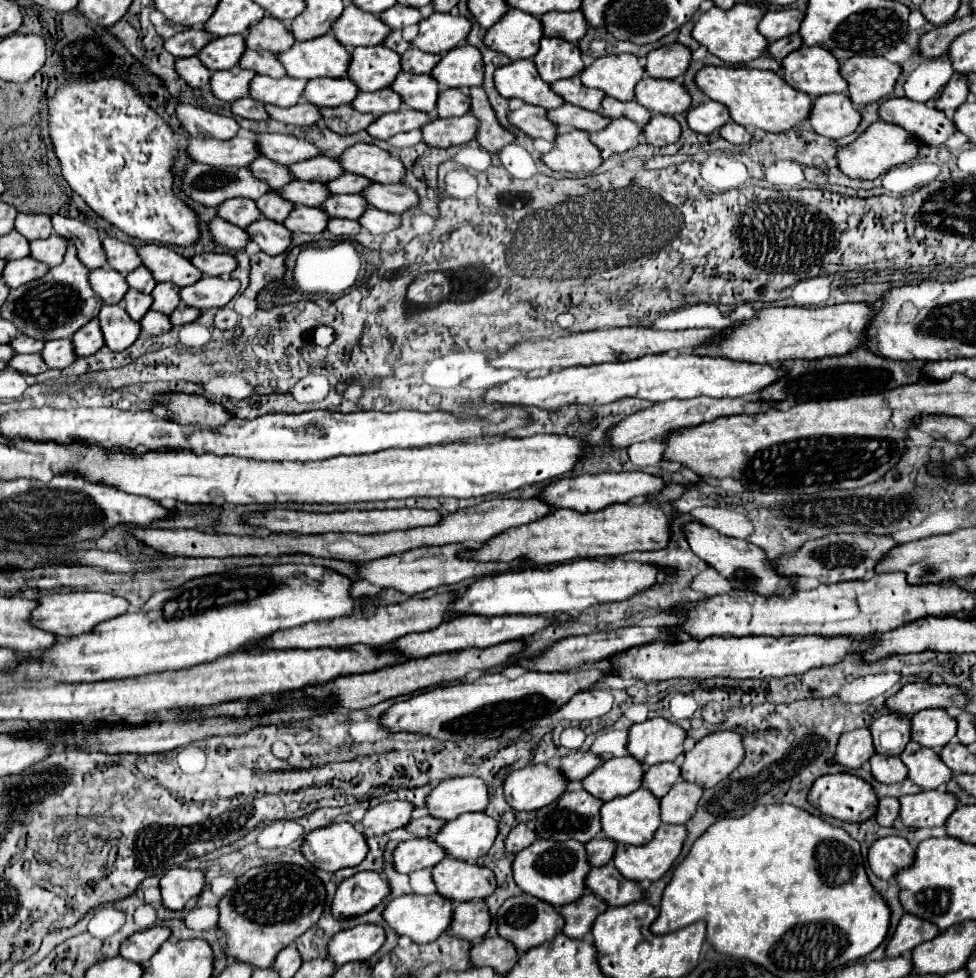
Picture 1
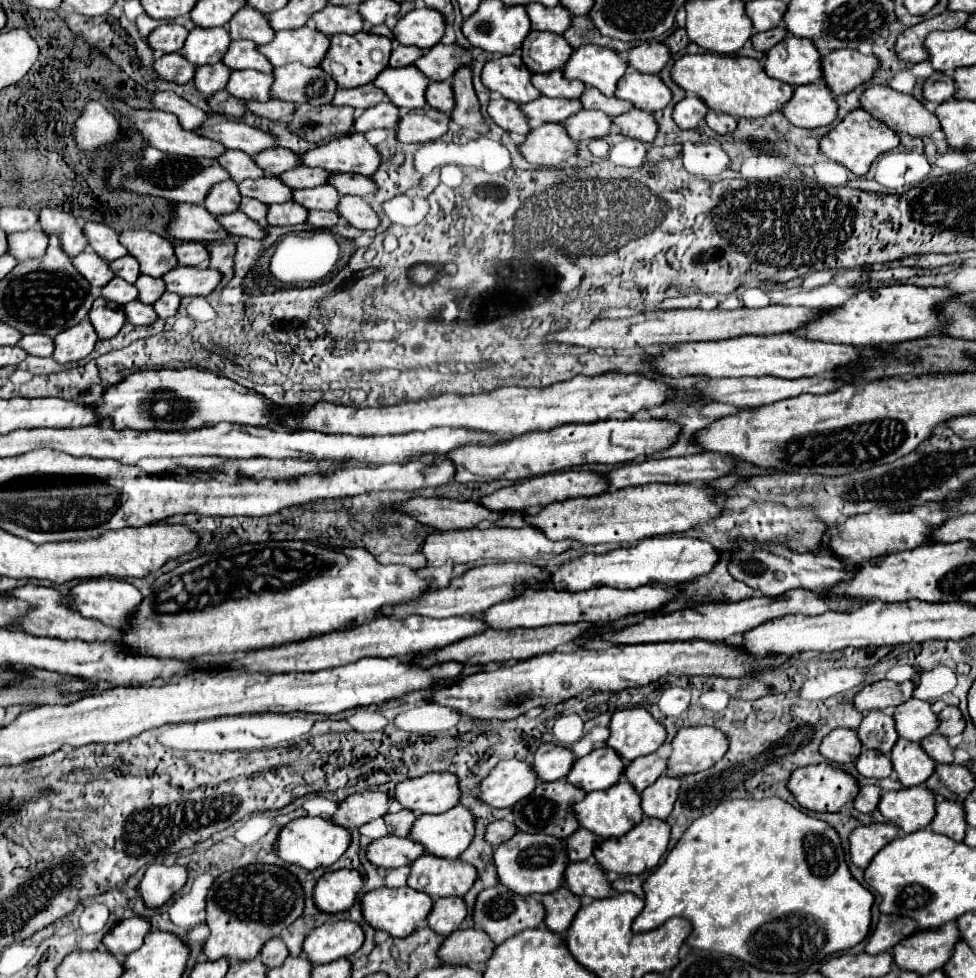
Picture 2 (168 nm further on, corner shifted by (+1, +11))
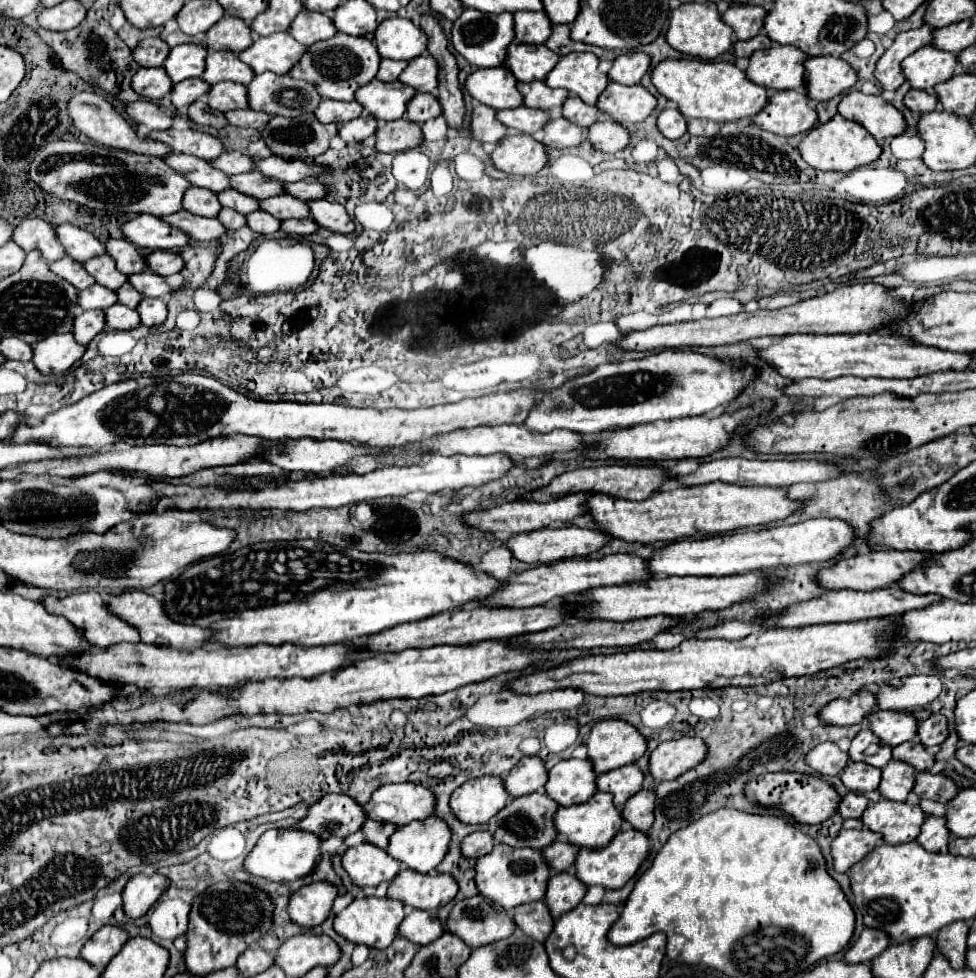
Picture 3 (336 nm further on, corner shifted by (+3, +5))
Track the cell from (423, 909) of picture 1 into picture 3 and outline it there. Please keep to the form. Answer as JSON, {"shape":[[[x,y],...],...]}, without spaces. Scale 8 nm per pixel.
{"shape":[[[361,897],[355,899],[347,909],[335,915],[335,931],[353,943],[363,943],[375,949],[387,949],[397,937],[399,923],[403,923],[405,907],[397,899],[379,899],[379,897]]]}

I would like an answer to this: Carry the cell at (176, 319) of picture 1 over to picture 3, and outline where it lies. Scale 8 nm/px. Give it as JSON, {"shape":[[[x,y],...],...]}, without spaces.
{"shape":[[[143,299],[137,307],[141,315],[141,323],[147,327],[157,327],[167,319],[167,303],[165,299]]]}

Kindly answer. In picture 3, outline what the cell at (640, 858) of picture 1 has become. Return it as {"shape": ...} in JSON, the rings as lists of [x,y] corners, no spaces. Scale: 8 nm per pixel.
{"shape":[[[625,827],[615,835],[615,839],[603,849],[581,849],[575,861],[575,875],[585,883],[587,893],[584,904],[598,905],[601,903],[606,889],[621,889],[645,863],[651,853],[651,841],[645,833],[635,831],[633,827]]]}

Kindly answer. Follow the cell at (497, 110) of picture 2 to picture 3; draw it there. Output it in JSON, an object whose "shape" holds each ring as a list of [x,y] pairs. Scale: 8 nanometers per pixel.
{"shape":[[[475,105],[471,119],[471,135],[483,143],[499,143],[507,135],[507,127],[495,119],[493,107]]]}

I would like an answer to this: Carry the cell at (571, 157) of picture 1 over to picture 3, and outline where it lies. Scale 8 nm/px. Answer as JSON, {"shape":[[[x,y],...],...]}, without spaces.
{"shape":[[[507,135],[491,153],[491,159],[497,169],[525,177],[539,173],[547,165],[549,155],[543,143],[529,135]]]}

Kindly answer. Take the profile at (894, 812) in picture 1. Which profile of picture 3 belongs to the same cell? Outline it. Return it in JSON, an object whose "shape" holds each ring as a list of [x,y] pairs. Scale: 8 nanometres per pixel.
{"shape":[[[847,793],[843,799],[841,799],[841,805],[839,805],[839,813],[845,817],[845,819],[859,819],[863,815],[863,811],[867,809],[867,797],[861,795],[861,793]]]}

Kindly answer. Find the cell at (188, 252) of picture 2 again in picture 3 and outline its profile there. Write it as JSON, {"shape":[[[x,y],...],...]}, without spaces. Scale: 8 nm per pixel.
{"shape":[[[153,251],[147,257],[149,269],[153,269],[157,275],[169,277],[173,273],[179,273],[183,269],[183,257],[177,251]]]}

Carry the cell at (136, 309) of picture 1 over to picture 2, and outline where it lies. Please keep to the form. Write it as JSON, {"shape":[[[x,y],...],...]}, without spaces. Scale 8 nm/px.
{"shape":[[[113,277],[113,281],[109,281],[105,287],[101,287],[101,297],[111,303],[125,305],[125,303],[137,299],[137,289],[131,283],[121,281],[119,277]]]}

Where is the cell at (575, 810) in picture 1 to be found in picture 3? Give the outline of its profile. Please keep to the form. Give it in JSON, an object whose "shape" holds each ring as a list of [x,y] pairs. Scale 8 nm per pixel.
{"shape":[[[529,793],[517,799],[511,799],[505,809],[497,813],[497,831],[493,833],[497,843],[505,843],[511,847],[533,847],[545,849],[557,839],[557,831],[553,825],[555,811],[559,809],[557,803],[547,793]]]}

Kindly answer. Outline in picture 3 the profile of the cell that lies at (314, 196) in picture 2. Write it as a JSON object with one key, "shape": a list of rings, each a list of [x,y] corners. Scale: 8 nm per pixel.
{"shape":[[[279,195],[261,199],[261,209],[279,217],[279,219],[307,219],[307,201],[295,199],[291,195]]]}

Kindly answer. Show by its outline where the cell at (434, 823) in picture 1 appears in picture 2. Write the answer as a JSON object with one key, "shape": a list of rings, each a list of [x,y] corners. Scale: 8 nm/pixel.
{"shape":[[[401,809],[397,813],[387,813],[383,819],[385,819],[385,825],[387,825],[389,835],[407,837],[409,835],[409,825],[413,825],[413,821],[417,817],[413,813],[409,813],[407,809]]]}

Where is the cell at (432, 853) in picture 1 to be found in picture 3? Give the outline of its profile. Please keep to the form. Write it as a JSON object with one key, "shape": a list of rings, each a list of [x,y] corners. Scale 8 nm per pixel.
{"shape":[[[371,843],[347,849],[343,855],[343,867],[359,887],[391,881],[401,871],[397,859],[391,859],[391,855]]]}

